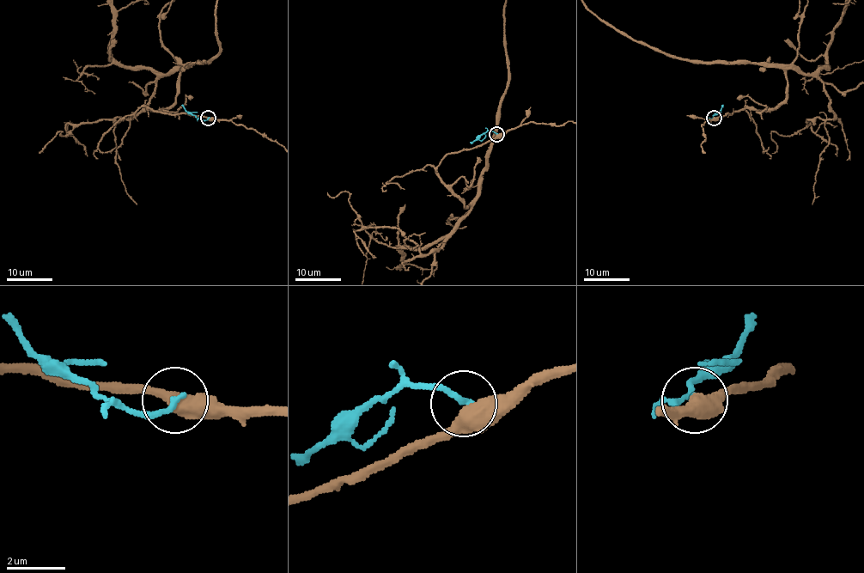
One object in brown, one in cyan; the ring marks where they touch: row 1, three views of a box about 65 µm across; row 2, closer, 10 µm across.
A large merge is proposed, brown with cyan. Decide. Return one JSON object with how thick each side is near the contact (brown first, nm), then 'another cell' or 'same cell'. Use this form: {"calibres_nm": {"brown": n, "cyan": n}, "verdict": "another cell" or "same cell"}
{"calibres_nm": {"brown": 480, "cyan": 200}, "verdict": "another cell"}

